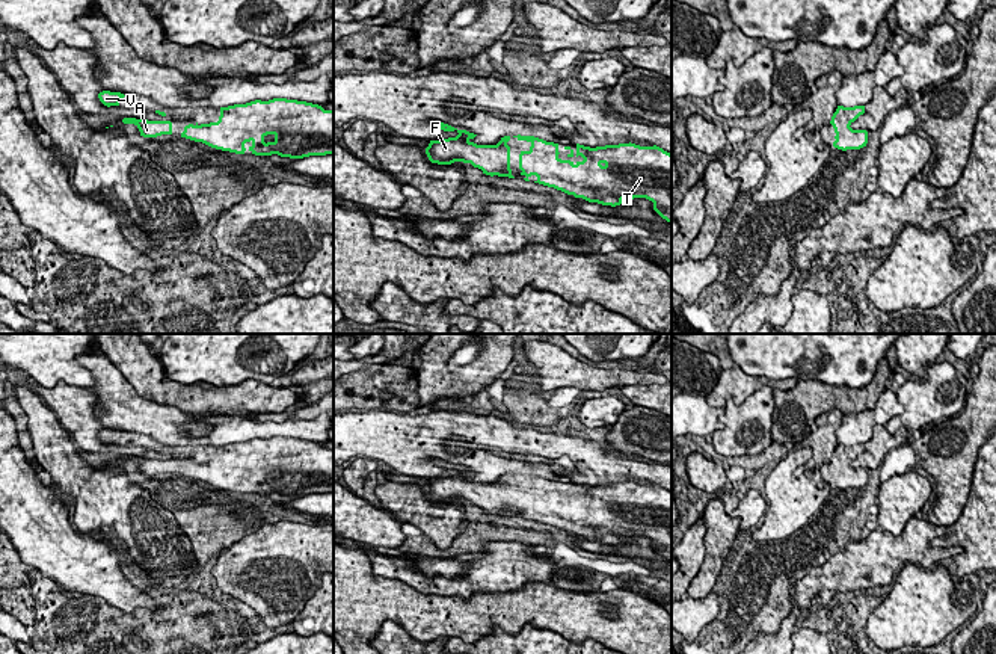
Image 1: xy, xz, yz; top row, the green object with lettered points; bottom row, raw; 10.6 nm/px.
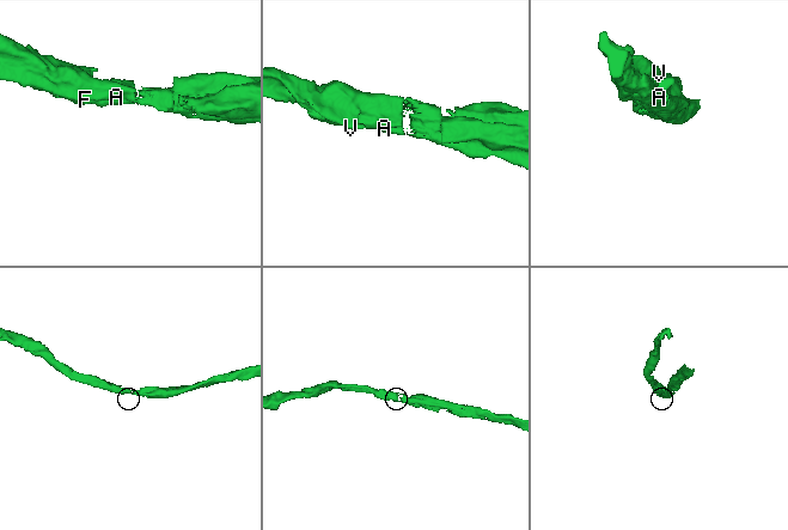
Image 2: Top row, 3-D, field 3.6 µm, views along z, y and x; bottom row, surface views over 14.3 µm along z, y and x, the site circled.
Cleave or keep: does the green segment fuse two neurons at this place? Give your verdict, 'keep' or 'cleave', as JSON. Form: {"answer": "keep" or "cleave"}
{"answer": "keep"}

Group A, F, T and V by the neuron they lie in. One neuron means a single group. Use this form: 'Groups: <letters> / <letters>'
Groups: A F T V

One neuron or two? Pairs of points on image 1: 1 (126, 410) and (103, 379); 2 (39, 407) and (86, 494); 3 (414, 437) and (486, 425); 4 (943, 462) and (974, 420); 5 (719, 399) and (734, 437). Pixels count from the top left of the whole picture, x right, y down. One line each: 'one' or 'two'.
1: one
2: one
3: one
4: one
5: two

